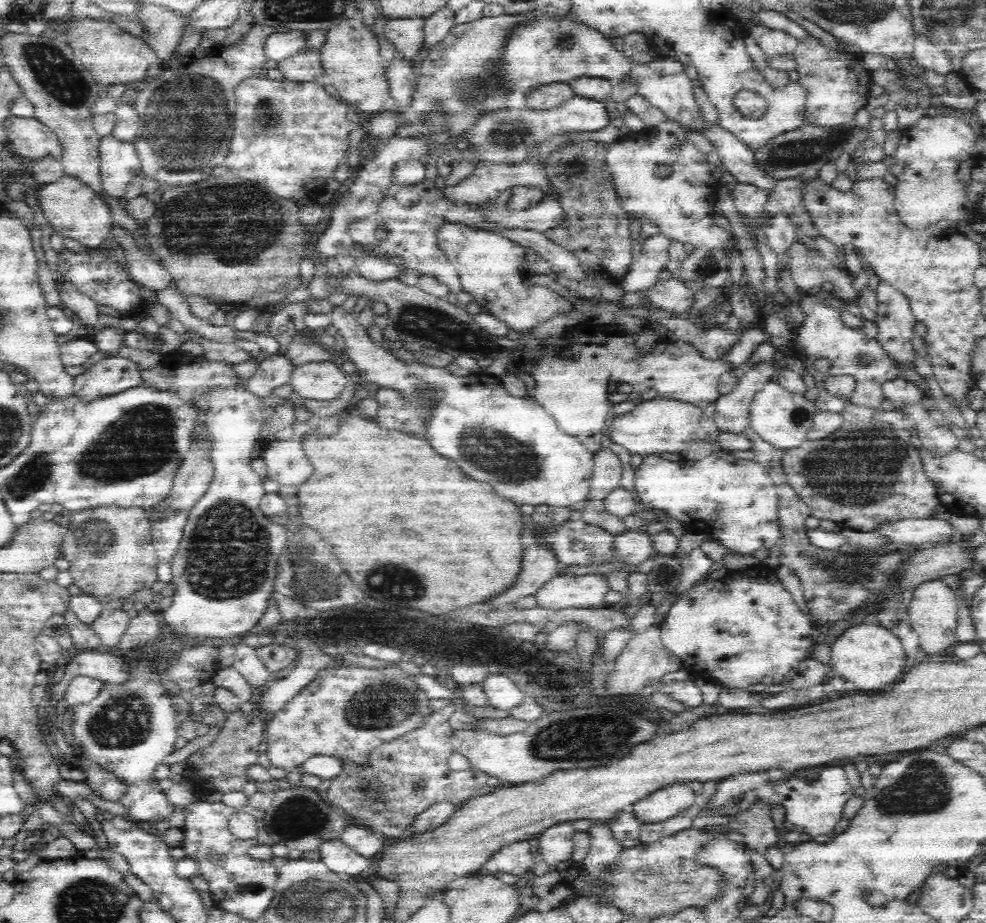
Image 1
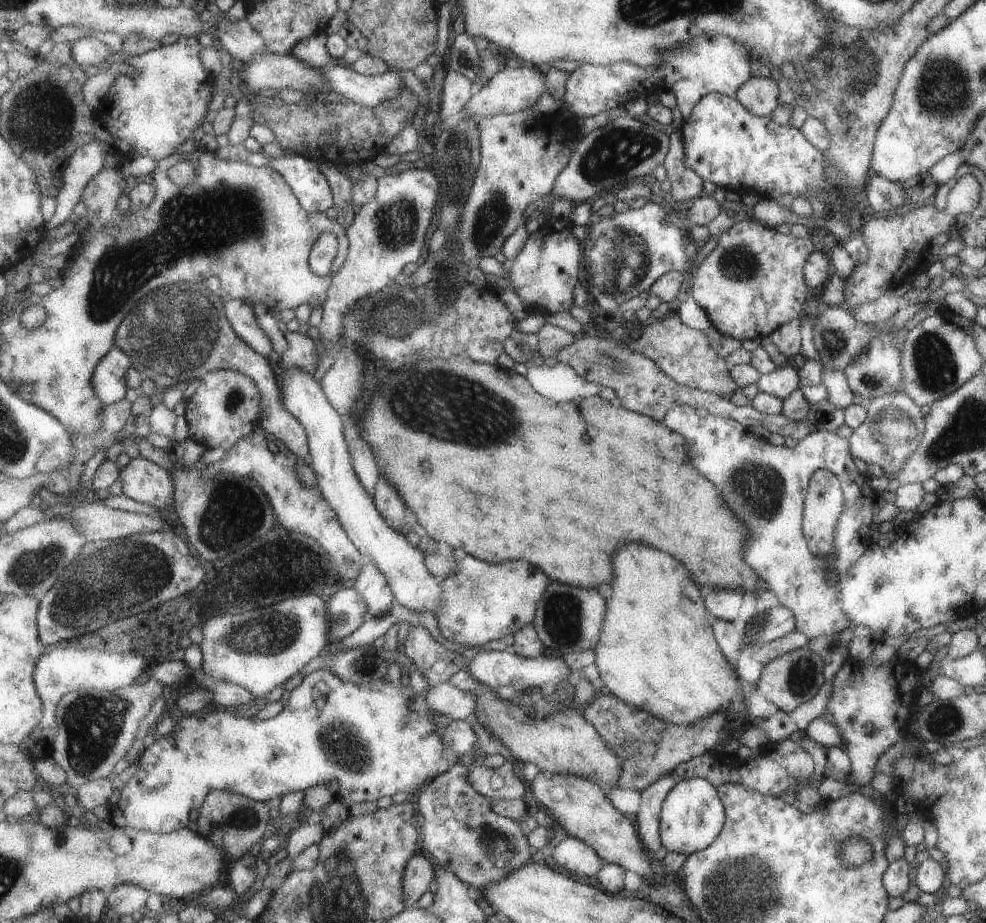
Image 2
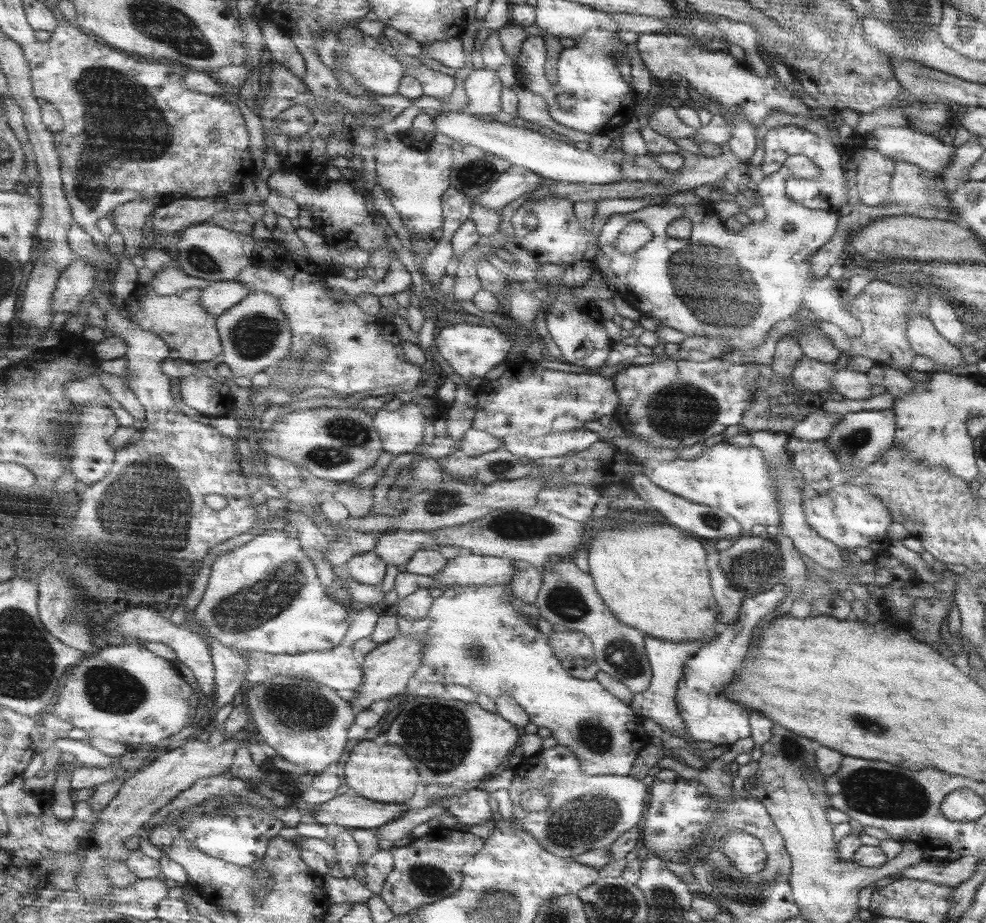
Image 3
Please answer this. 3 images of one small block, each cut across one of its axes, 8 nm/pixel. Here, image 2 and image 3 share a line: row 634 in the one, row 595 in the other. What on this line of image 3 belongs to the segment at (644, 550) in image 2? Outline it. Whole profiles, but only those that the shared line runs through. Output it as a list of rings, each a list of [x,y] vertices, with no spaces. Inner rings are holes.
[[[617,522],[613,530],[597,532],[593,538],[593,546],[587,546],[589,554],[589,570],[595,580],[597,592],[605,606],[613,612],[617,620],[623,624],[641,630],[653,638],[661,638],[667,642],[701,642],[709,644],[719,638],[727,624],[721,622],[721,610],[717,598],[713,594],[713,582],[709,572],[709,550],[705,542],[681,532],[677,526],[669,524],[653,524],[651,528]]]

